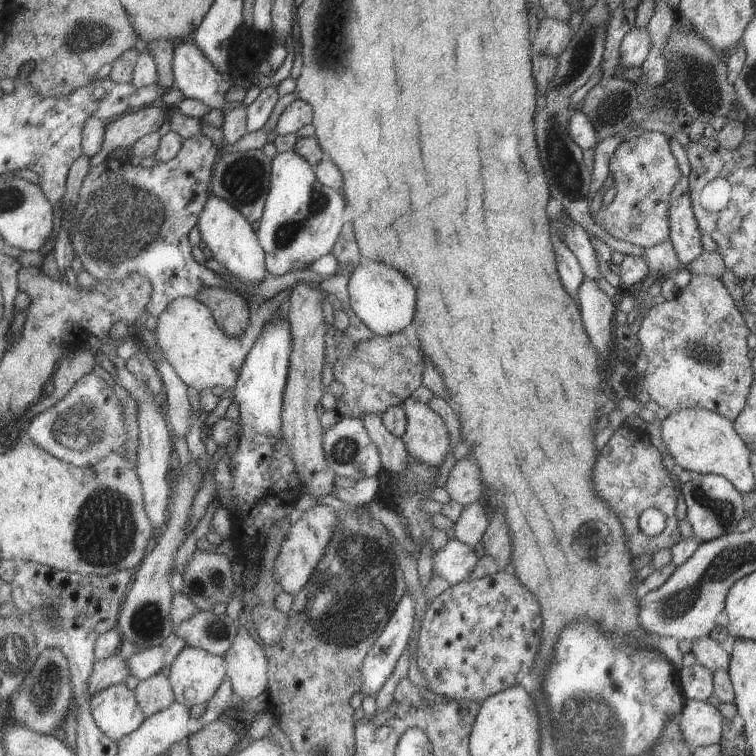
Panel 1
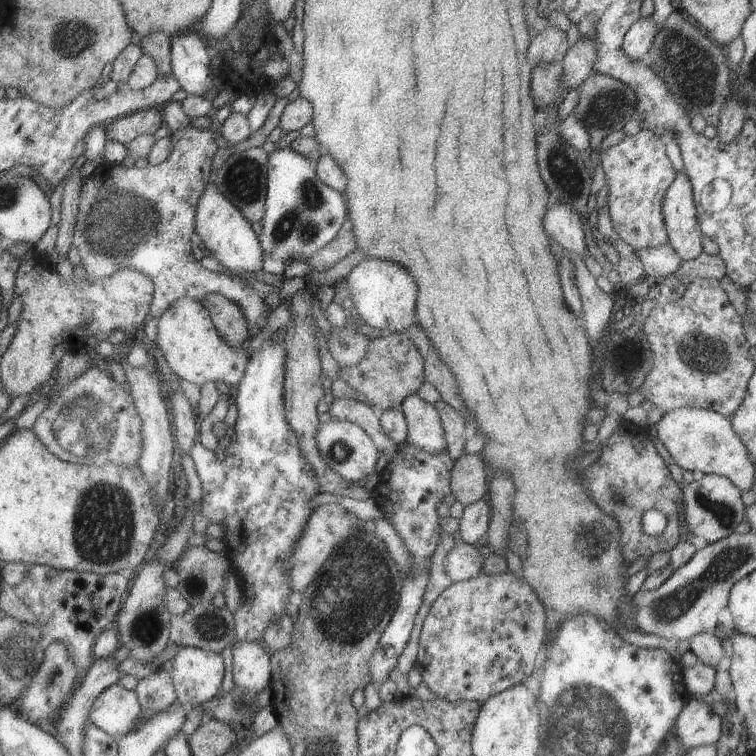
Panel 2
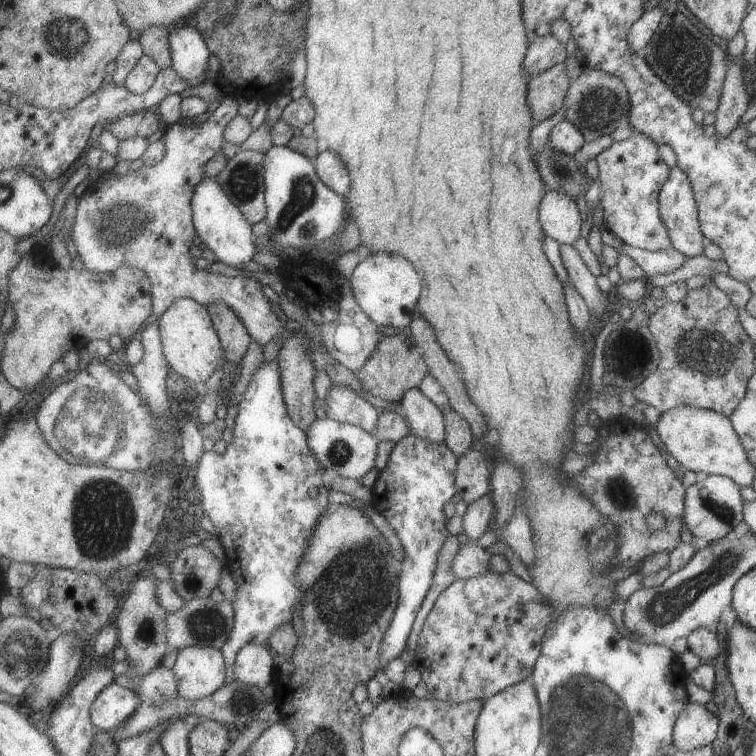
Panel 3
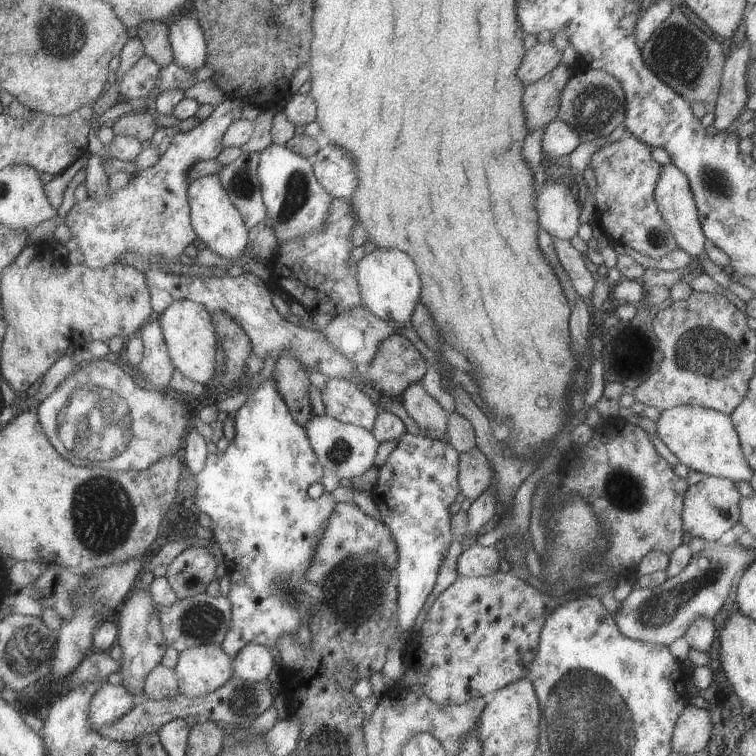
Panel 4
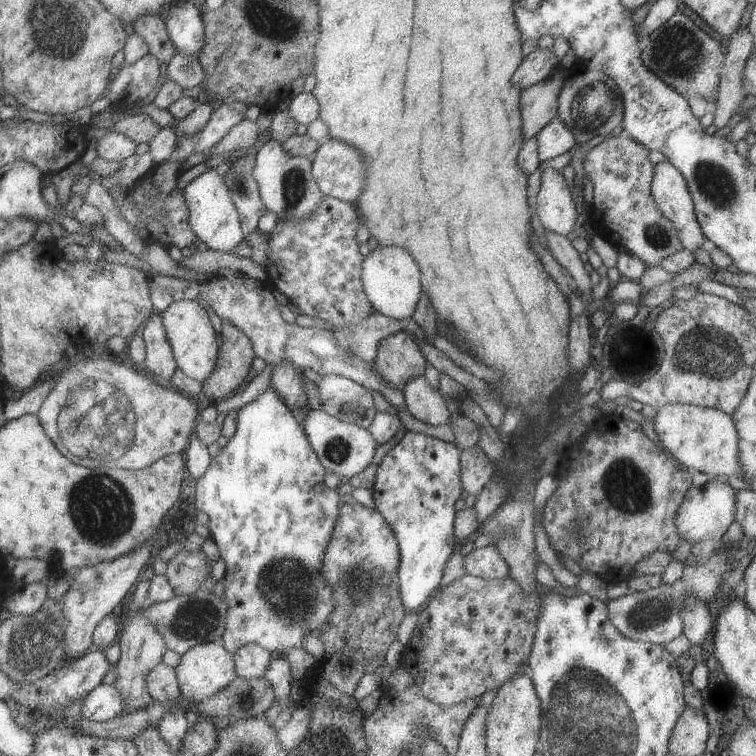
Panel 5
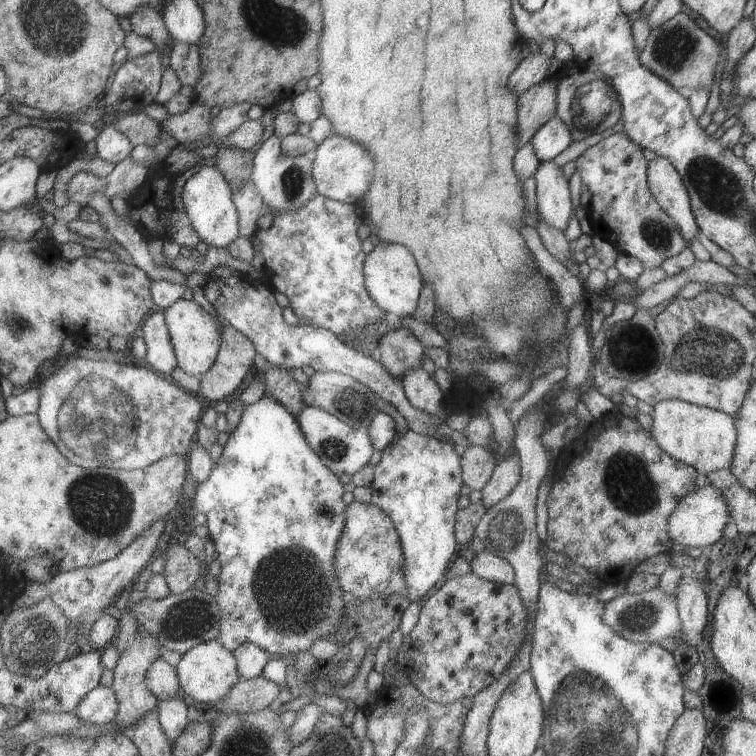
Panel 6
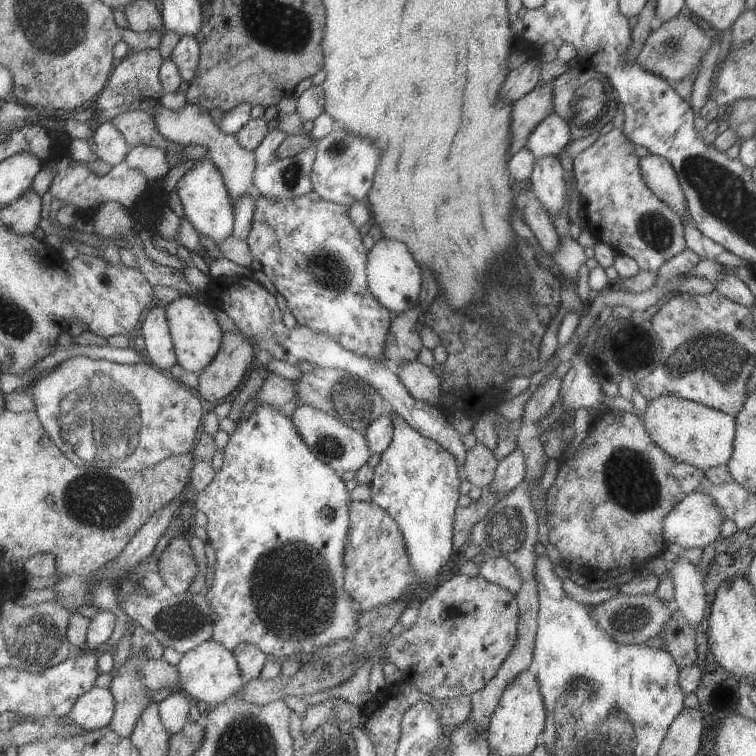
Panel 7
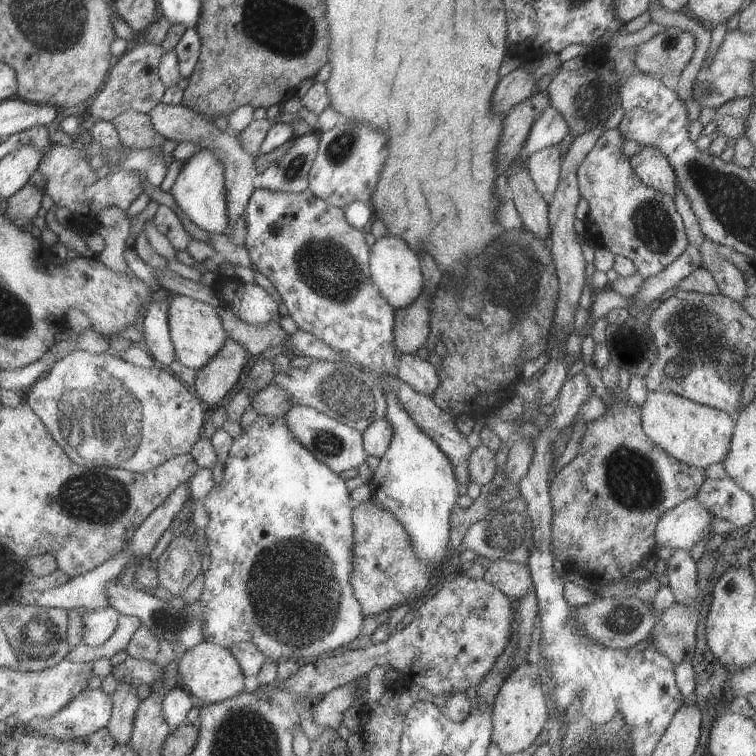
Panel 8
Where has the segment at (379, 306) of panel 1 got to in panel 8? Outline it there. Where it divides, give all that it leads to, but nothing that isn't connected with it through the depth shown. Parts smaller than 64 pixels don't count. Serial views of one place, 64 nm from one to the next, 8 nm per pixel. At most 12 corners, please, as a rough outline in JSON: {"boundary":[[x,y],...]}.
{"boundary":[[402,238],[370,247],[370,274],[395,310],[423,292],[420,260]]}

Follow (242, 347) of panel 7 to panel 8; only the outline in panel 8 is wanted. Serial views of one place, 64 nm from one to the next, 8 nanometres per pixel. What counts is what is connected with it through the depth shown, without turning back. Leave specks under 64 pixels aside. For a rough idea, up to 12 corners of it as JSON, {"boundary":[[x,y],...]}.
{"boundary":[[228,337],[197,371],[193,386],[209,412],[238,384],[248,364]]}

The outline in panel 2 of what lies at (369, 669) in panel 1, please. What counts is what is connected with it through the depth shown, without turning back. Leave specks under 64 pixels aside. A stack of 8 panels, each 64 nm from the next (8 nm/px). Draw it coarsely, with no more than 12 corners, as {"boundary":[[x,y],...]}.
{"boundary":[[408,440],[372,498],[414,560],[368,664],[381,685],[411,636],[454,463]]}

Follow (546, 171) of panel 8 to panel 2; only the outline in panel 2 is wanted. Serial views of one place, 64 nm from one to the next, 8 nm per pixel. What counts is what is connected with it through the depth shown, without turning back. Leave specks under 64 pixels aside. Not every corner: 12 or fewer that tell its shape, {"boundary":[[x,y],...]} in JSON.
{"boundary":[[566,202],[546,212],[544,228],[583,259],[588,248],[580,215]]}

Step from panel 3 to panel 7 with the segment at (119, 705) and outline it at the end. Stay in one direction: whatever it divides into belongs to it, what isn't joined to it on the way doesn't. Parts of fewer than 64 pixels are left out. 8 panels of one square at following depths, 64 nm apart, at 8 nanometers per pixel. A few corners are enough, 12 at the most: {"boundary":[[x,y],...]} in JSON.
{"boundary":[[94,686],[64,716],[84,733],[108,728],[109,688]]}

